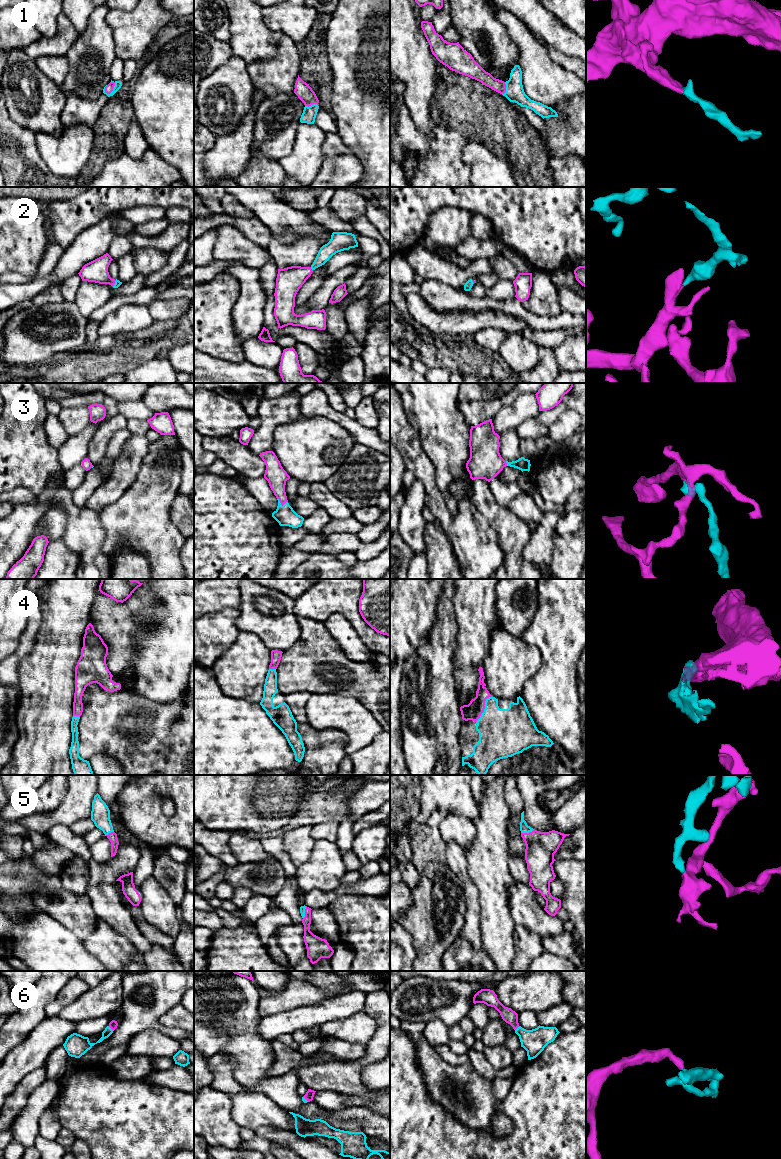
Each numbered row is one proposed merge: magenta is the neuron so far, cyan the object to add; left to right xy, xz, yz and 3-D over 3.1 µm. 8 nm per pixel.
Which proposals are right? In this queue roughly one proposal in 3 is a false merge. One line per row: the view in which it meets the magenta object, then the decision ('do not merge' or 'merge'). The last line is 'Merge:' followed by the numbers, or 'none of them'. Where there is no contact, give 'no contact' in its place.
1: xy | merge
2: xz | merge
3: xz | merge
4: yz | merge
5: yz | merge
6: xy | merge
Merge: 1, 2, 3, 4, 5, 6

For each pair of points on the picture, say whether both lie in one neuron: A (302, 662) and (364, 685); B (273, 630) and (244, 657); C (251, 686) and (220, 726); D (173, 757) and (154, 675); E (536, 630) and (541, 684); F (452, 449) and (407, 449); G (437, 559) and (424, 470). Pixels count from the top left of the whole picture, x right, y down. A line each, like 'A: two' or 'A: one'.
A: one
B: two
C: two
D: two
E: one
F: two
G: two

